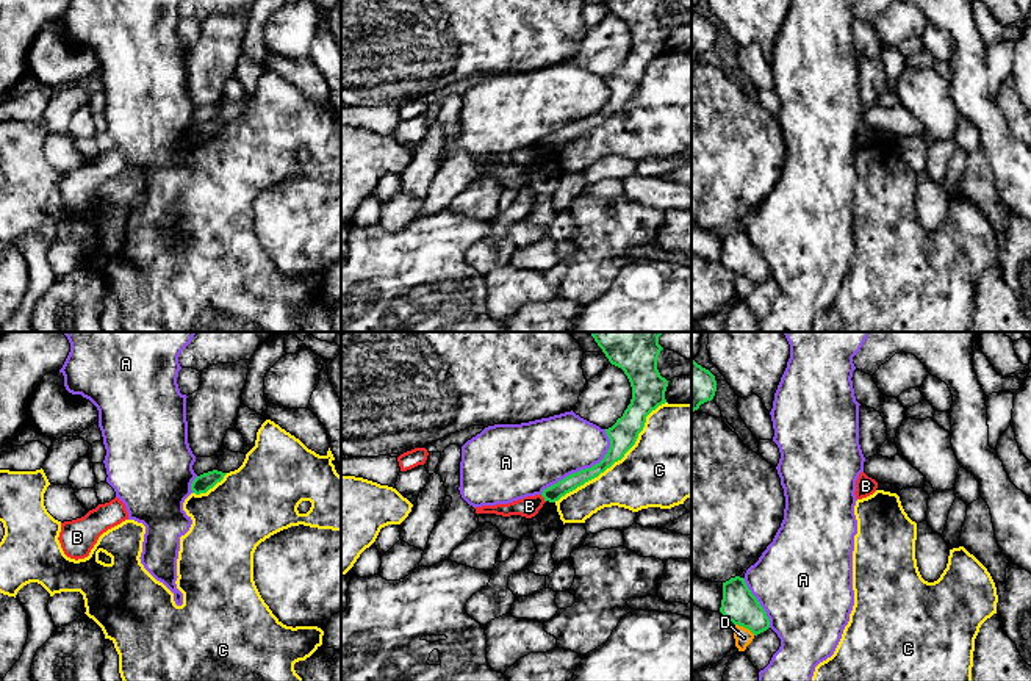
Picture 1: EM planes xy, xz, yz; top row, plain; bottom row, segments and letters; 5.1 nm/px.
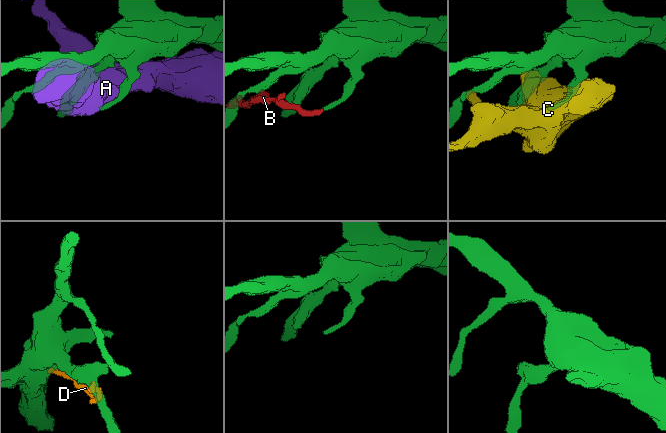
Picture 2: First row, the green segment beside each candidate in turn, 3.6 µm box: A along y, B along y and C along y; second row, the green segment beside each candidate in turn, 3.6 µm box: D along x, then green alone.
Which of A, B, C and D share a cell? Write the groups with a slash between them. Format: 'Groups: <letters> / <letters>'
Groups: A / B / C / D

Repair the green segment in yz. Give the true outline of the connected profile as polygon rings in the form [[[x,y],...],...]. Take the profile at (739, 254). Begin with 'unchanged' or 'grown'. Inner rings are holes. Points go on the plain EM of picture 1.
unchanged; [[[740,225],[723,232],[720,261],[734,274],[749,279],[754,285],[770,277],[767,261]]]

